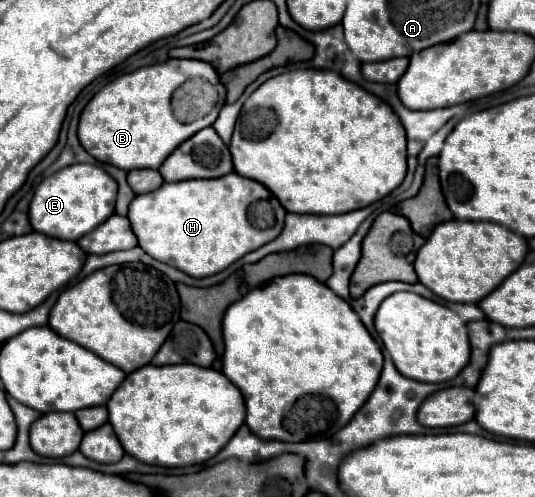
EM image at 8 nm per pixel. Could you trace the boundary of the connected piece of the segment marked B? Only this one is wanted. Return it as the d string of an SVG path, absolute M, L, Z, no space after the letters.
M169 59L111 81L81 111L79 143L97 161L123 171L159 169L177 145L201 129L201 125L181 125L171 113L171 93L193 77L203 77L221 89L217 71L209 63L195 59Z

